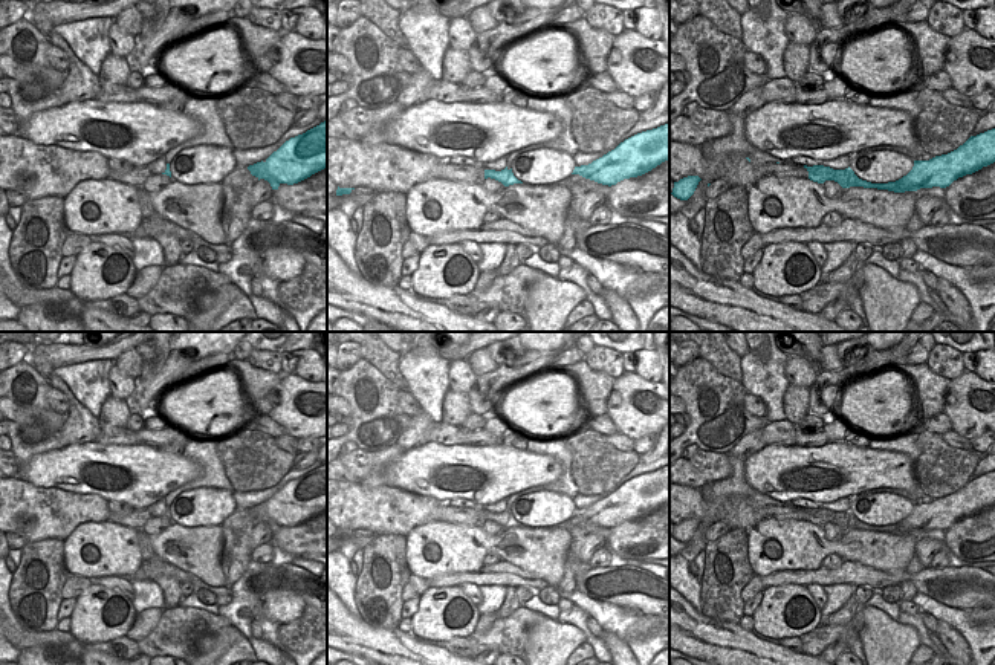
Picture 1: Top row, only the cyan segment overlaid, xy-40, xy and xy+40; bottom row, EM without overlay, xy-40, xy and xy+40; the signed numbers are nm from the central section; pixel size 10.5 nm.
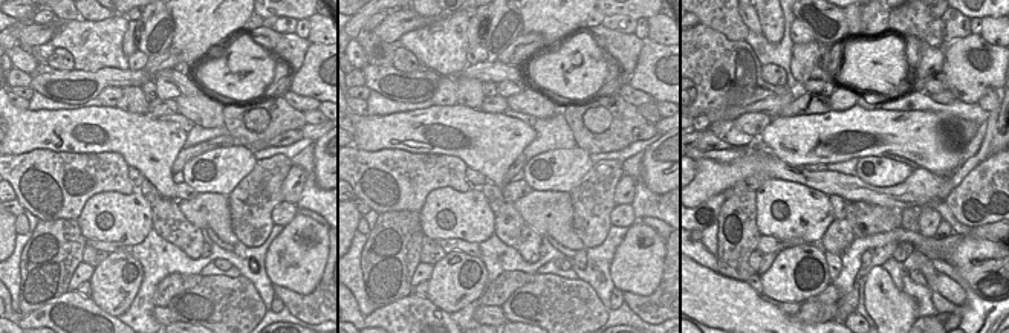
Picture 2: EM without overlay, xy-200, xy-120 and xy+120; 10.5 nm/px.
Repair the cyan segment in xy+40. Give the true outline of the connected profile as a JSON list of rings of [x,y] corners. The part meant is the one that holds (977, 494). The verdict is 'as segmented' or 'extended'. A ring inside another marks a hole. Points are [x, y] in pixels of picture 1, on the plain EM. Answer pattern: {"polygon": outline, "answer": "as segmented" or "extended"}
{"polygon": [[[995,471],[971,478],[963,488],[948,497],[935,498],[929,503],[914,503],[912,512],[896,524],[867,524],[859,521],[850,509],[845,512],[833,512],[824,508],[804,508],[804,511],[809,514],[809,521],[818,526],[835,523],[842,530],[864,529],[905,535],[932,529],[946,530],[958,520],[972,517],[993,504]]], "answer": "as segmented"}

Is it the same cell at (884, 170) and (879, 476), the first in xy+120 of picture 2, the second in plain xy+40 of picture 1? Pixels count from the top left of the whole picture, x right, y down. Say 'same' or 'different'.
different

